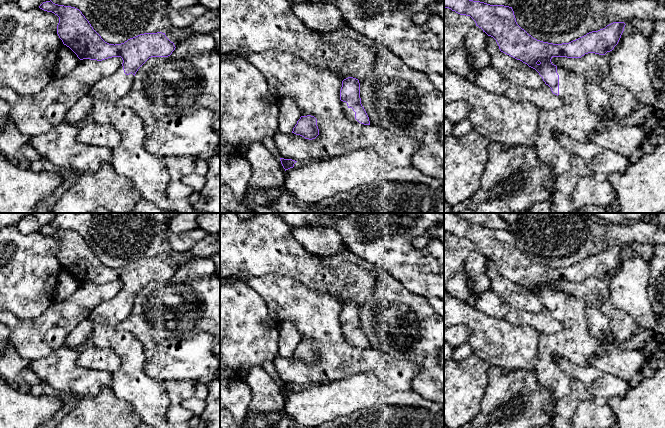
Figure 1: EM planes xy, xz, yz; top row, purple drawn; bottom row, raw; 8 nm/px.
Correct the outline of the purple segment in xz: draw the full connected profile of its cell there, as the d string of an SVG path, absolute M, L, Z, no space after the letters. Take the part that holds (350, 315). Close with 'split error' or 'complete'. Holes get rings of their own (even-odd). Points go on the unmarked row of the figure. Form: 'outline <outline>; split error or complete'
outline M348 301L342 305L340 324L342 334L350 346L370 349L369 341L361 328L358 303Z; split error

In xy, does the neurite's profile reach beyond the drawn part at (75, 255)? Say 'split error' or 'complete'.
split error

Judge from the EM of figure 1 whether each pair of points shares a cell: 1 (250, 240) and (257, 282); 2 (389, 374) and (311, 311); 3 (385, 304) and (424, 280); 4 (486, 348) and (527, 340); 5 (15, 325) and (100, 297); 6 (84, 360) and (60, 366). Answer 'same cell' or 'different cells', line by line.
1: different cells
2: same cell
3: different cells
4: same cell
5: same cell
6: different cells

